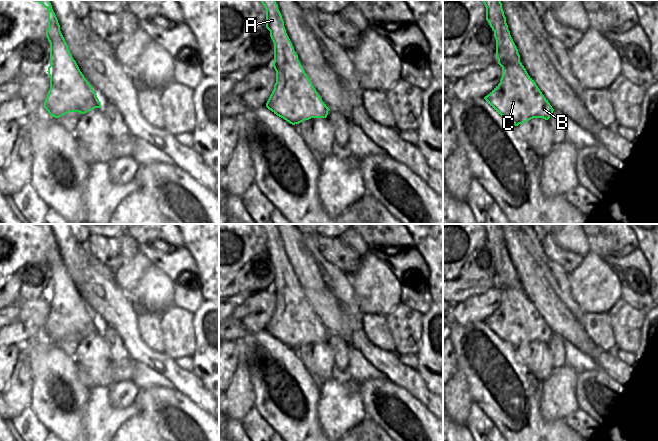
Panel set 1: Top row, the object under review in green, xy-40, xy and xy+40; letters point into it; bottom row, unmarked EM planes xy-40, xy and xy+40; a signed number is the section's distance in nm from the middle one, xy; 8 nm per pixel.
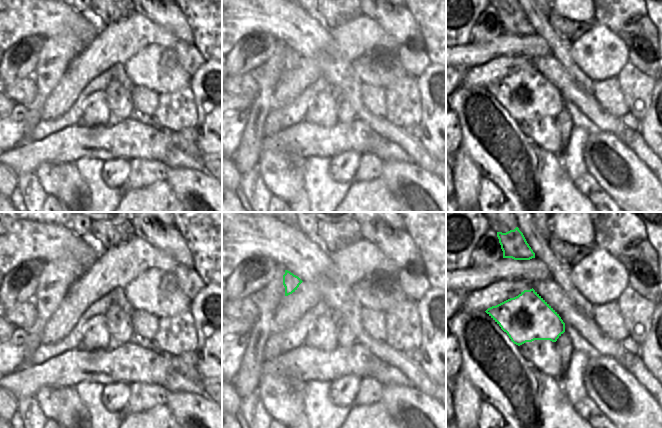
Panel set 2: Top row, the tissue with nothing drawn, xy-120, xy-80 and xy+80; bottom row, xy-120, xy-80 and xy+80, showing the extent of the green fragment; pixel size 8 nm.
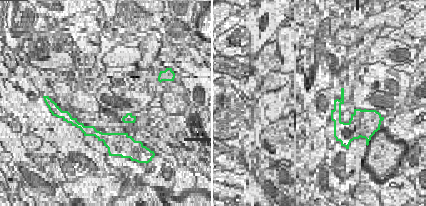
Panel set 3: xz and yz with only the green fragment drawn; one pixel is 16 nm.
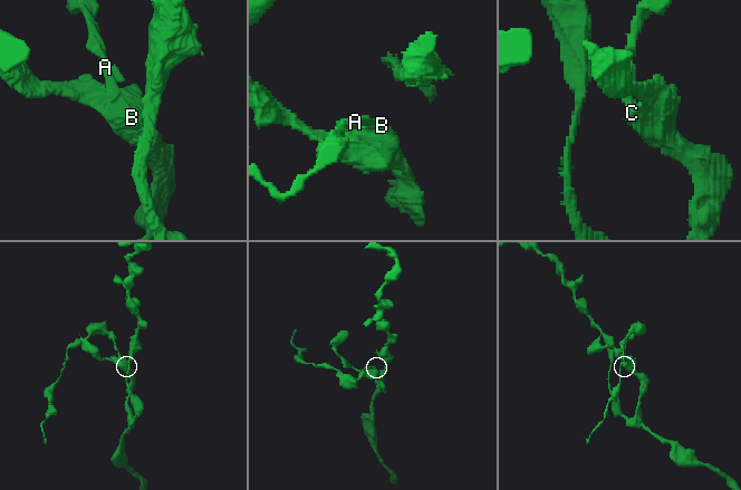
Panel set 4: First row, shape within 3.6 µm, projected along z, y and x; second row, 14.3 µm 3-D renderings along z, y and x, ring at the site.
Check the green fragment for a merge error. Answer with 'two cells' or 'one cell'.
two cells

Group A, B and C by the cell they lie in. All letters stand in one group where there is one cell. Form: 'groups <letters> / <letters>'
groups A / B C

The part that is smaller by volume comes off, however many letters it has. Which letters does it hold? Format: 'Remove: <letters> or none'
Remove: A

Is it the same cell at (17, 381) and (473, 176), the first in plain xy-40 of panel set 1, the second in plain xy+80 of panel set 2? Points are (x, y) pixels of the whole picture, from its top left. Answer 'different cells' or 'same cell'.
same cell

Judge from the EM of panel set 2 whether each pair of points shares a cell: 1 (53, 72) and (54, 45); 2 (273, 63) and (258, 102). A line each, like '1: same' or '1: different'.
1: same
2: same

